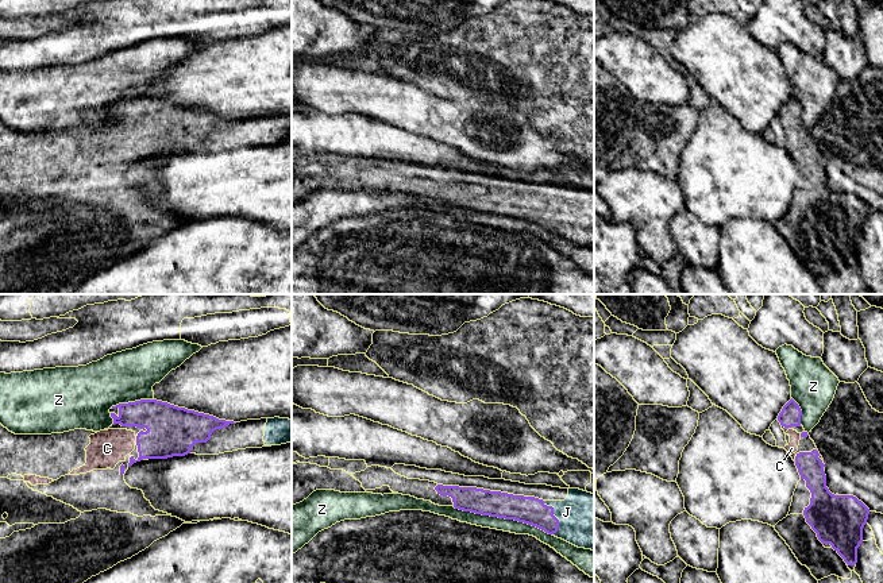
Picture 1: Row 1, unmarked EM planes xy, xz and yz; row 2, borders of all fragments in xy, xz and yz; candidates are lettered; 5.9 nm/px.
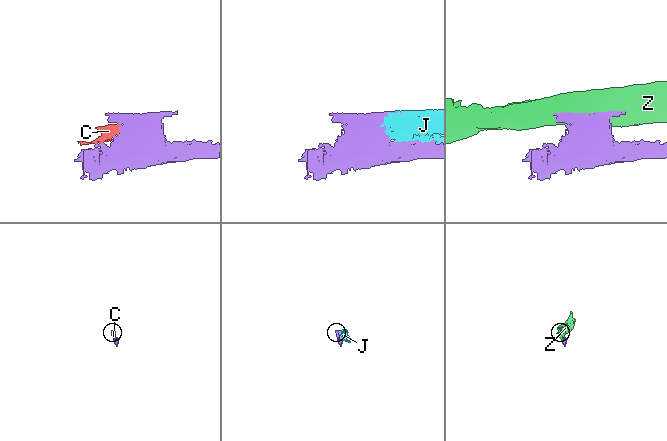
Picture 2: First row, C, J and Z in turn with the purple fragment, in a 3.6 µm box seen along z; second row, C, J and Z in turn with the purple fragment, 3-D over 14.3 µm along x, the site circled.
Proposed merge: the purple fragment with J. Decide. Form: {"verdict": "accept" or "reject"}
{"verdict": "accept"}

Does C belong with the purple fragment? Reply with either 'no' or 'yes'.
yes

